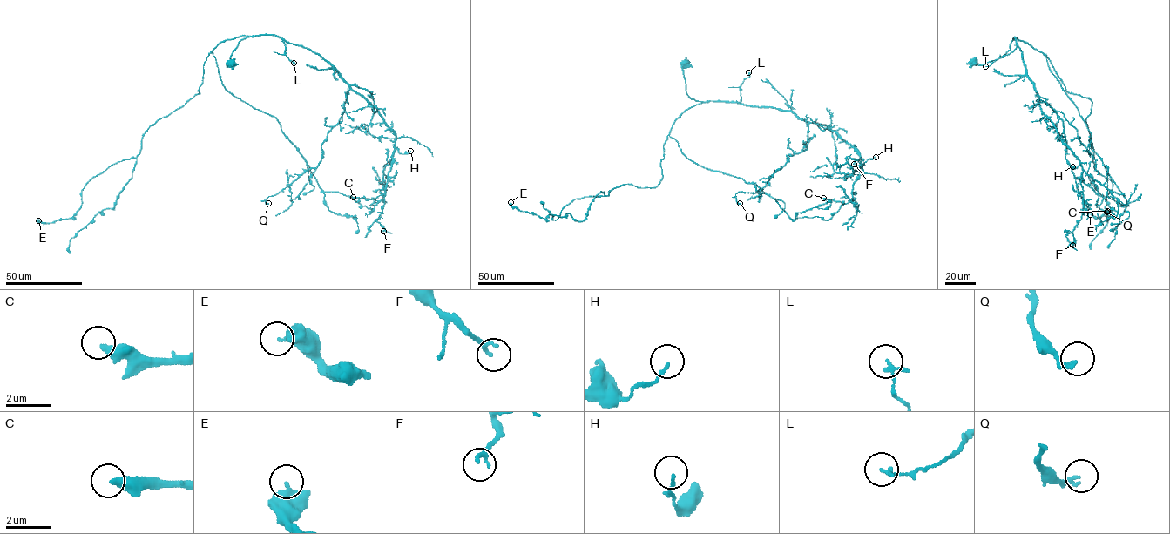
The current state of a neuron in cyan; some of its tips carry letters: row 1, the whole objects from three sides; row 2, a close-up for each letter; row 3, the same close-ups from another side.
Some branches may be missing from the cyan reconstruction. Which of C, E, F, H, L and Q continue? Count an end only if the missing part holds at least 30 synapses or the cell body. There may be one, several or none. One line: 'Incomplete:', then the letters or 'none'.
Incomplete: none

